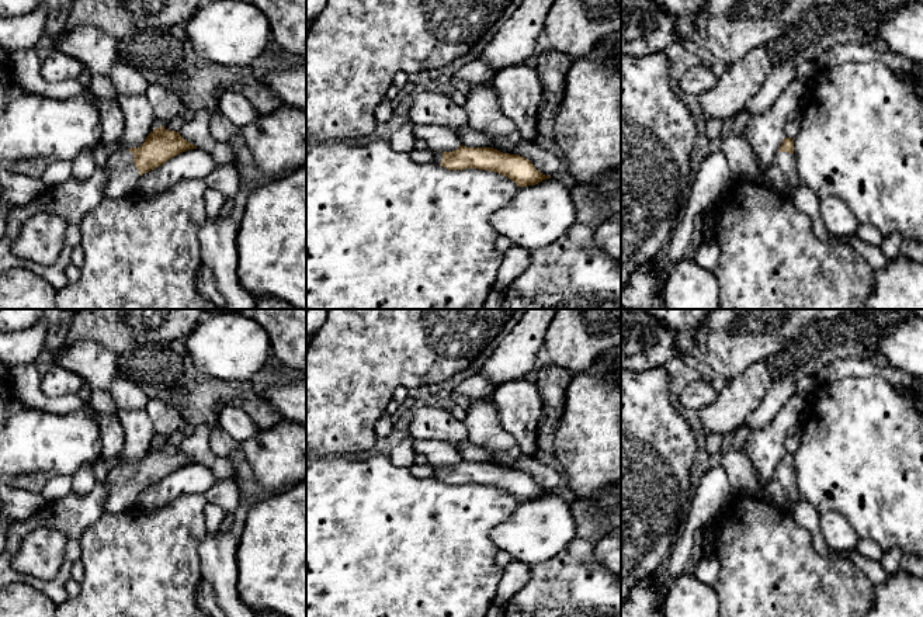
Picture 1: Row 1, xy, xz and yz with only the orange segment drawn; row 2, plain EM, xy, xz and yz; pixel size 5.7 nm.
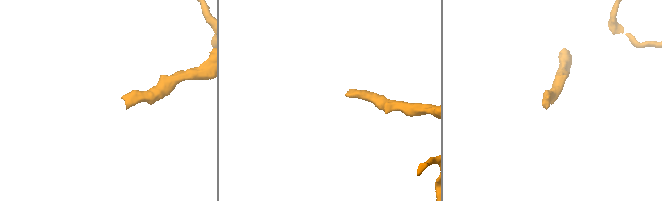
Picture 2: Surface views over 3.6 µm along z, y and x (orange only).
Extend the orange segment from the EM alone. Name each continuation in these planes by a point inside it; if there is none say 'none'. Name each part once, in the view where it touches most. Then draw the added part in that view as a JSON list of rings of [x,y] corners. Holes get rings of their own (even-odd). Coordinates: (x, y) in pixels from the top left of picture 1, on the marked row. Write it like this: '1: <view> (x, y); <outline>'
1: xy (122, 176); [[[118,149],[107,160],[107,198],[122,198],[136,191],[140,178],[139,170],[133,164],[133,153],[128,149]]]

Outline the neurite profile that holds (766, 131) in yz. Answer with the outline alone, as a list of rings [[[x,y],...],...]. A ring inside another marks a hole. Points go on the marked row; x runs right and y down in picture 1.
[[[794,80],[774,104],[764,112],[753,115],[743,132],[760,164],[768,169],[785,136],[785,122],[799,111],[799,101],[806,84]]]

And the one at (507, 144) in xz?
[[[513,131],[507,136],[495,138],[492,148],[503,153],[517,155],[516,146],[521,142],[521,135],[517,131]]]

